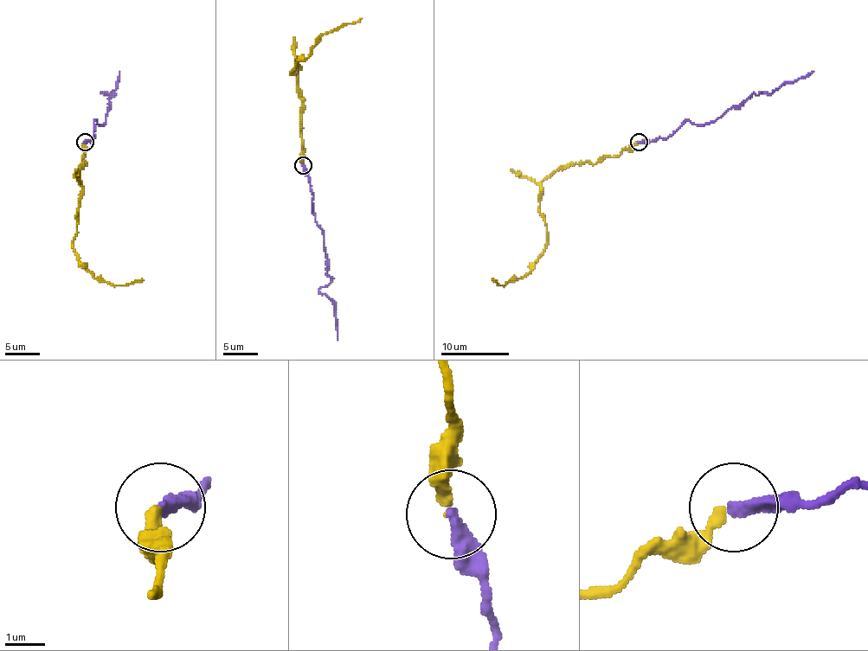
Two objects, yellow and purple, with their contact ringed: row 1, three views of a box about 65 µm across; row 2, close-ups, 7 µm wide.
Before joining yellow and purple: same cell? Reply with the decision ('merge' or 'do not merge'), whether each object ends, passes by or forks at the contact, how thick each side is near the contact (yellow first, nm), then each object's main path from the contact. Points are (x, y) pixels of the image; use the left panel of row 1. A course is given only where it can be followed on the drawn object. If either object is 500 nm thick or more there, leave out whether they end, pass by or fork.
do not merge; yellow ends there; purple ends there; 240 nm thick on the yellow side, 360 nm on the other; yellow runs (85, 141), (83, 163), (80, 167), (81, 182), (73, 251), (95, 278), (119, 285), (144, 280); purple runs (85, 141), (95, 137), (95, 121), (106, 123), (112, 93), (100, 93), (116, 88), (119, 71)

